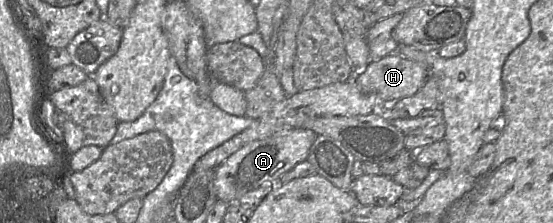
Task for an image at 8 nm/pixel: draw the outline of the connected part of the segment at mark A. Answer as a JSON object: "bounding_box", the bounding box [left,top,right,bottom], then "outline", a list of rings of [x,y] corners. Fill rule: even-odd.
{"bounding_box":[214,129,316,204],"outline":[[[292,129],[244,145],[215,169],[214,187],[218,200],[230,204],[264,183],[277,183],[284,173],[307,160],[316,138],[312,130]]]}

